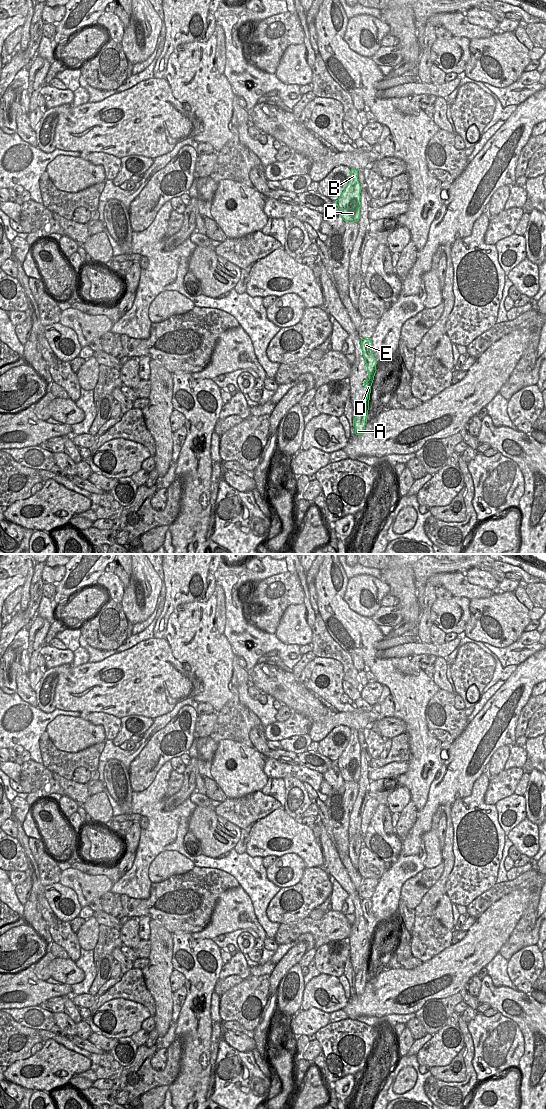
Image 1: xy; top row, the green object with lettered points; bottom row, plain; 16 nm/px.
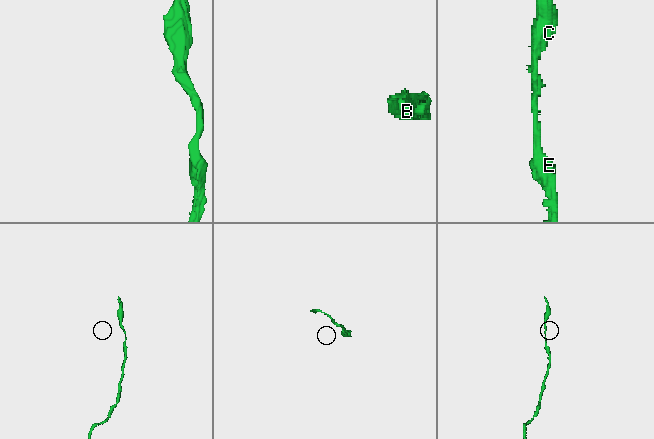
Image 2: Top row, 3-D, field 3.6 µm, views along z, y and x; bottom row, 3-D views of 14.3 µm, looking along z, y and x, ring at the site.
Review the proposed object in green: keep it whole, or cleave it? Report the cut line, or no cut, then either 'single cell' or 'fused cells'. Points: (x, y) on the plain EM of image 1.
no cut | single cell

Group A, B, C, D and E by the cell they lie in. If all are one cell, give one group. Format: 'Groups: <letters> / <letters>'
Groups: A B C D E

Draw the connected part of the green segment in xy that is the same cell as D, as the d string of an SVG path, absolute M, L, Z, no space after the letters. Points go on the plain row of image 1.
M362 899L361 907L362 907L369 939L364 941L364 948L366 949L365 953L367 954L367 959L359 966L359 971L355 976L356 995L363 994L365 985L367 983L371 946L374 940L375 933L377 931L376 930L377 919L374 917L374 914L372 912L371 899Z

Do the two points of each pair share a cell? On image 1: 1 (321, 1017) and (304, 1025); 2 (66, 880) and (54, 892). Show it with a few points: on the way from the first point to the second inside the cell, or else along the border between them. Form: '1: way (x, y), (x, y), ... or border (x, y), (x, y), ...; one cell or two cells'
1: way (317, 1019), (308, 1022); one cell
2: border (59, 882), (70, 887), (76, 894), (78, 901); two cells

